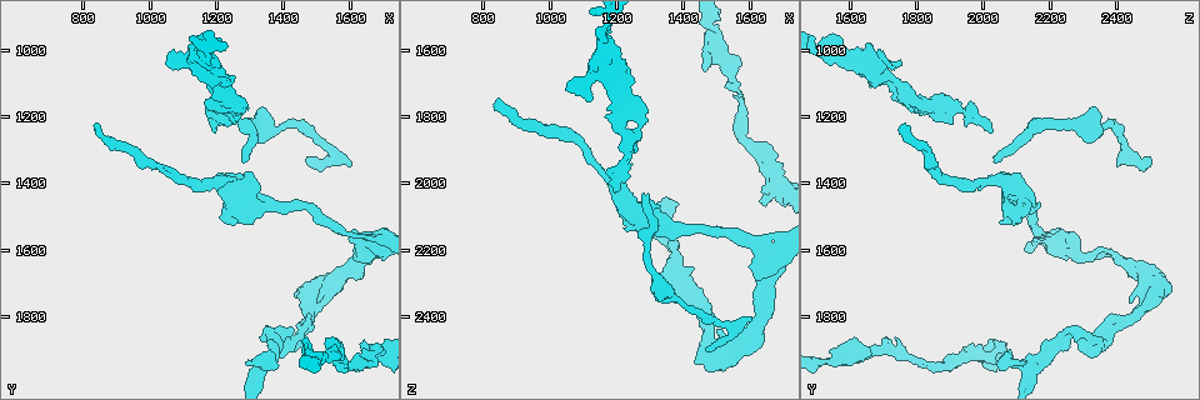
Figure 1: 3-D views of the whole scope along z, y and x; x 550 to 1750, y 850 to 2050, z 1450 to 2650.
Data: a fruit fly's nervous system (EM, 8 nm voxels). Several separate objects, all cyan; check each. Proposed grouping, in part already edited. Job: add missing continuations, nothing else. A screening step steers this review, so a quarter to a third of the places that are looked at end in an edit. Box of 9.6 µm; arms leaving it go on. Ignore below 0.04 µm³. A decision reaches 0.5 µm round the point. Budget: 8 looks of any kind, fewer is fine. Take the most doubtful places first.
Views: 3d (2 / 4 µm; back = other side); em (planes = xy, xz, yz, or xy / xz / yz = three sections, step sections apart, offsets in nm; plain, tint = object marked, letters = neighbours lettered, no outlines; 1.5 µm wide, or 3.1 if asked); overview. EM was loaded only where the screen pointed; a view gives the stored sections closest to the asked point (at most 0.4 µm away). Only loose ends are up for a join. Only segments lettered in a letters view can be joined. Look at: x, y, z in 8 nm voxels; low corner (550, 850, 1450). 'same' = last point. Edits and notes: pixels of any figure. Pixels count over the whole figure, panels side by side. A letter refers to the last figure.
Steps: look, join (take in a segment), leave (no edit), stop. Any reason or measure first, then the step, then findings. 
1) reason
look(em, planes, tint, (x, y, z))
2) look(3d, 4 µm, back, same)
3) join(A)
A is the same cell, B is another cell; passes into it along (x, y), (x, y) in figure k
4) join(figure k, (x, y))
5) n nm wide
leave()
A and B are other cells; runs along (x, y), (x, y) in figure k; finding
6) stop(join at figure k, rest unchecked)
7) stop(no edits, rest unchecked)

free end
look(em, planes, letters, (840, 1210, 1770))

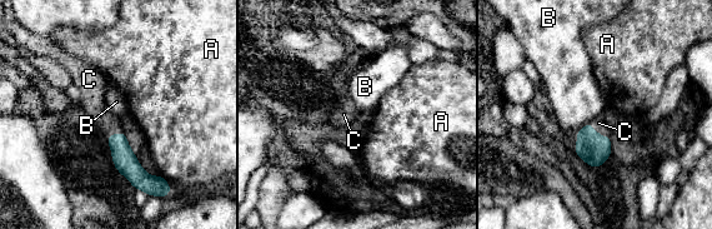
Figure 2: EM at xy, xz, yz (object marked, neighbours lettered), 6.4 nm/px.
join(C)
C is the same cell, A and B are other cells; passes into it along (592, 148), (596, 132), (598, 123) in figure 2; it goes on there

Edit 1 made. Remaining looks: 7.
look(overview)

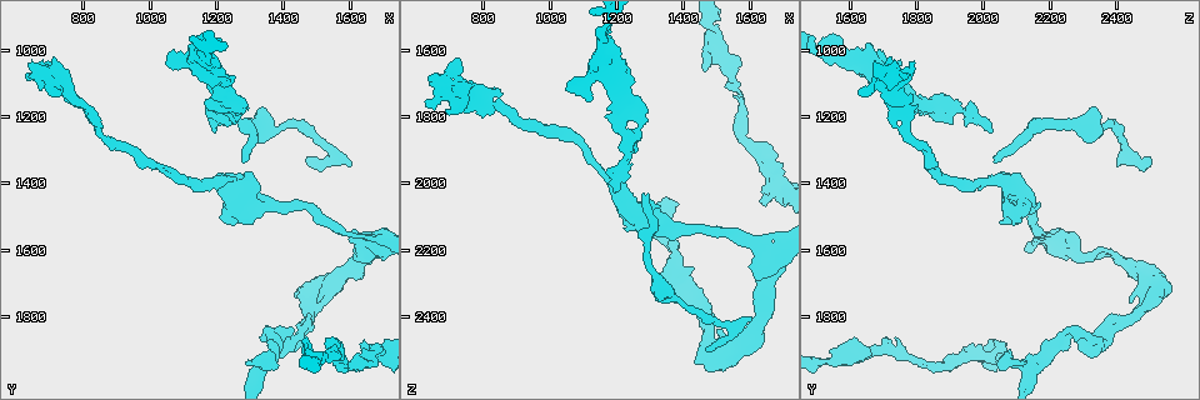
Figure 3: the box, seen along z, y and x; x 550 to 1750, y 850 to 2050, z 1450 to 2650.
an open end
look(em, xy, step 4, letters, (1470, 1320, 2500))

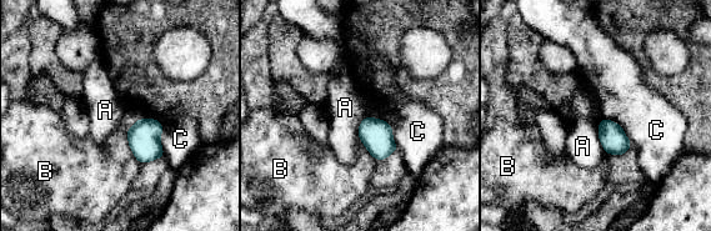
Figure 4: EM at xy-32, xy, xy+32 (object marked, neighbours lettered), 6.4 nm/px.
look(em, planes, letters, same)

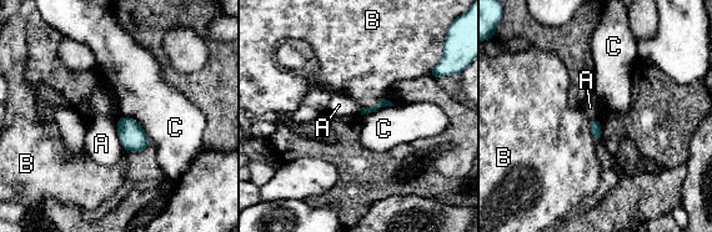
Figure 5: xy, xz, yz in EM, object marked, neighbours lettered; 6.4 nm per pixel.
leave()
A, B and C are other cells; border along (120, 116), (118, 135), (124, 149) in figure 5; none of them fits

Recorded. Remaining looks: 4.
an open end
look(em, planes, letters, (1260, 1220, 1870))

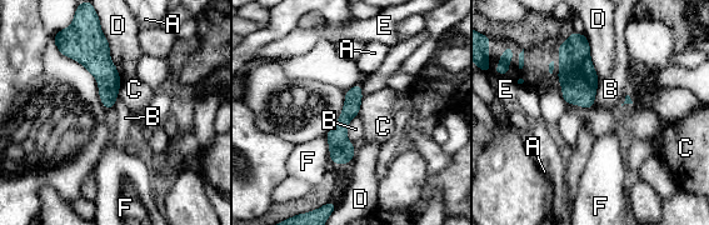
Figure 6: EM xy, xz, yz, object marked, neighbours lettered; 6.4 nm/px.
leave()
A, B, C, D, E and F are other cells; no lettered segment goes on from it

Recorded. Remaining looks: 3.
stop(join at figure 2, rest unchecked)

